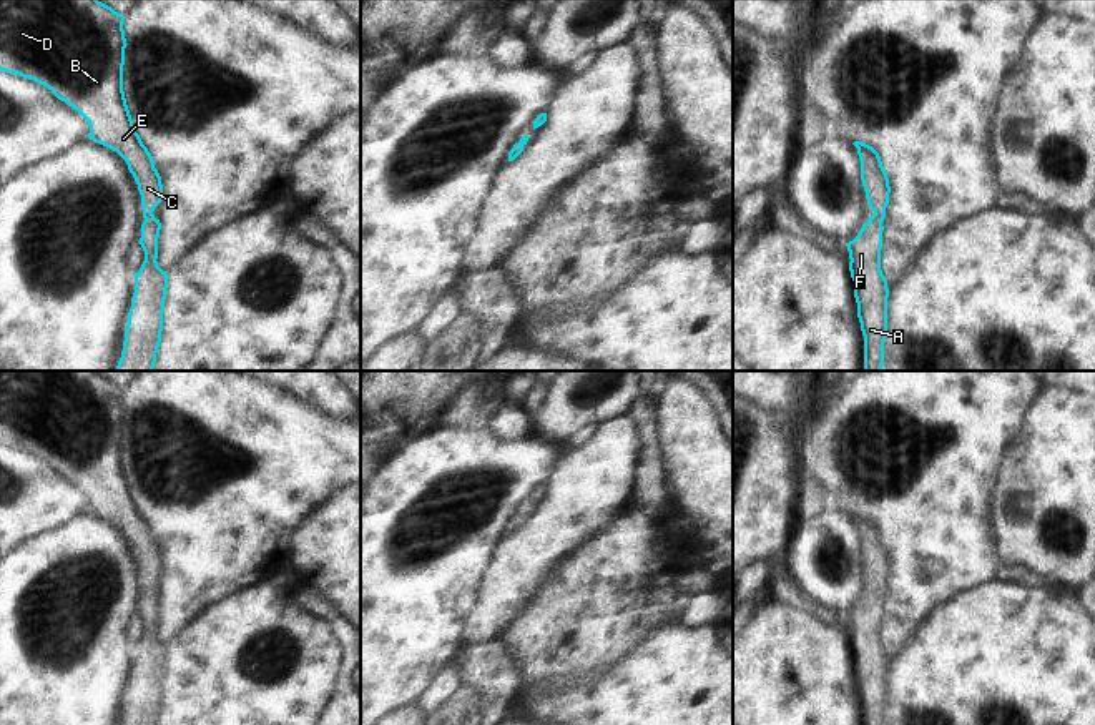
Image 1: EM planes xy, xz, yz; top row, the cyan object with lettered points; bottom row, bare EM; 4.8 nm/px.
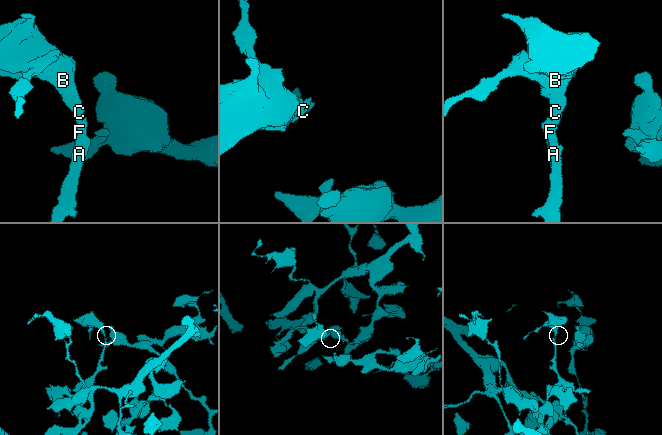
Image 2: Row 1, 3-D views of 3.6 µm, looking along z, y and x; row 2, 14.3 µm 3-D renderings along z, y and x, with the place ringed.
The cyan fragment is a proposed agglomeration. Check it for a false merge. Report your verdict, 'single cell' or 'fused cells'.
single cell

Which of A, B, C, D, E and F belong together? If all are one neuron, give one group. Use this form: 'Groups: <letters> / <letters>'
Groups: A B C D E F.

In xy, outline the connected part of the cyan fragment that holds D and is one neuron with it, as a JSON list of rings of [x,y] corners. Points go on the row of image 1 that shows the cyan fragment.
[[[0,0],[0,72],[17,73],[47,86],[58,100],[76,110],[90,125],[88,138],[116,151],[128,165],[141,195],[143,224],[140,244],[145,261],[135,273],[135,293],[128,313],[121,358],[116,371],[153,371],[156,353],[161,343],[163,311],[168,288],[168,273],[158,266],[160,219],[153,211],[161,203],[163,185],[148,148],[135,130],[125,91],[123,65],[126,38],[123,30],[125,17],[98,0]]]

